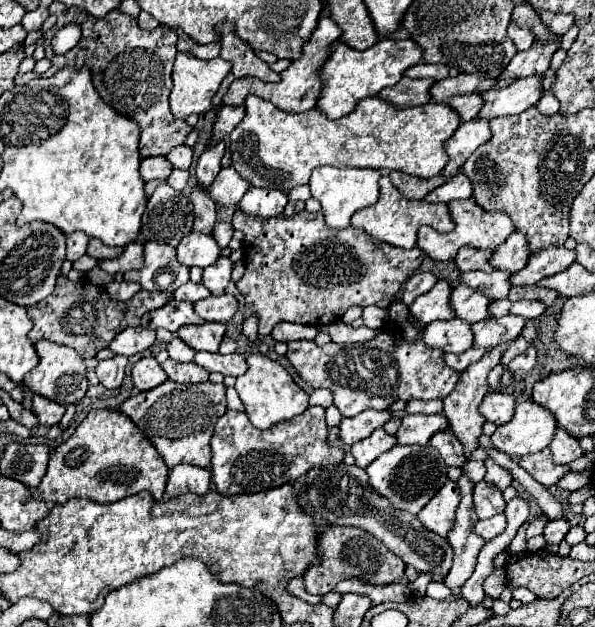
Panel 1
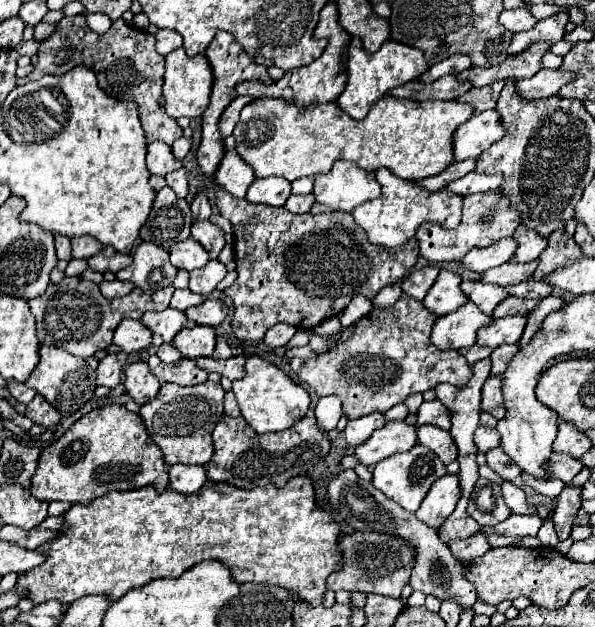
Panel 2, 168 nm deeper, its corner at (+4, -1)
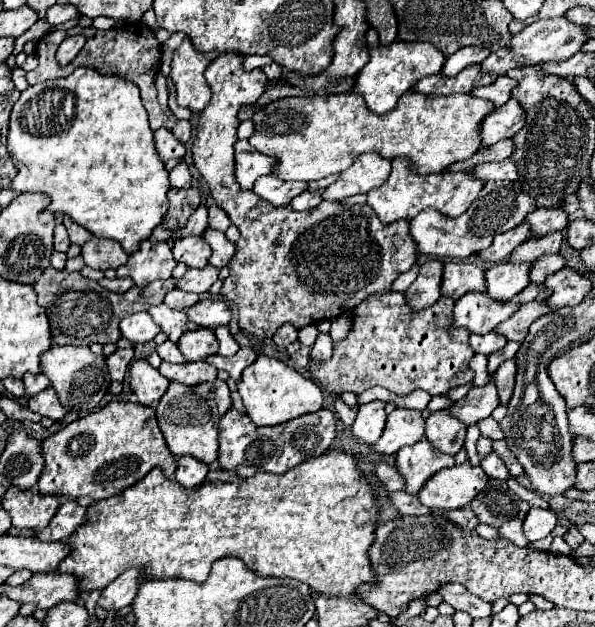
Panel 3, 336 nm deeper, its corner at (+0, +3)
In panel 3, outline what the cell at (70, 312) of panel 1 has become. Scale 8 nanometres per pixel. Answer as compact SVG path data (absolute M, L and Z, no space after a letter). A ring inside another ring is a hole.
M52 266L46 268L42 278L36 280L34 290L38 294L38 304L46 310L50 322L52 344L72 344L72 346L90 346L90 344L108 344L120 340L120 320L136 314L146 312L154 304L162 304L164 296L176 288L176 278L168 280L154 280L144 288L132 286L124 294L114 294L102 288L96 280L84 278L80 272L66 272L54 270Z

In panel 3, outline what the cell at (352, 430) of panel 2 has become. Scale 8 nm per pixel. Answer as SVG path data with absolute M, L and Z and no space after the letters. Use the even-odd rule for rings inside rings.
M374 400L368 404L358 406L358 416L352 424L352 432L358 440L366 444L374 444L386 424L386 412L384 412L384 402Z

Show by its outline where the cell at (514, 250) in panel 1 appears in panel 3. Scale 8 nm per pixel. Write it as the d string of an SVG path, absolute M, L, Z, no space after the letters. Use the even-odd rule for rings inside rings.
M538 208L526 216L526 222L530 224L532 238L542 238L552 232L562 232L568 224L568 216L564 210L552 210L552 208Z

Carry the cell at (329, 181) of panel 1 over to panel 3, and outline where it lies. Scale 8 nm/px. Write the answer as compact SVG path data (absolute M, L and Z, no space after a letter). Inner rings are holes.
M372 152L360 154L354 160L354 164L346 168L340 174L340 178L322 192L322 198L324 200L342 200L354 194L366 194L372 188L382 186L390 170L392 170L390 160L378 154L372 154Z

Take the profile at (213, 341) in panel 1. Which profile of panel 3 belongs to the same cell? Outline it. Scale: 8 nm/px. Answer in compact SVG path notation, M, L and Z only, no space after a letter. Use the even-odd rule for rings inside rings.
M198 328L192 332L184 332L178 340L178 348L188 362L204 360L218 352L218 340L214 336L214 330Z

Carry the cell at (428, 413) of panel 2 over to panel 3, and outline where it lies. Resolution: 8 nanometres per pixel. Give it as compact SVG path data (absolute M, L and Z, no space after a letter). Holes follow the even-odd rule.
M490 380L482 388L470 388L470 392L462 400L452 402L452 406L446 408L446 412L450 412L456 420L462 420L466 426L470 426L482 418L488 418L496 406L498 394L494 382Z

